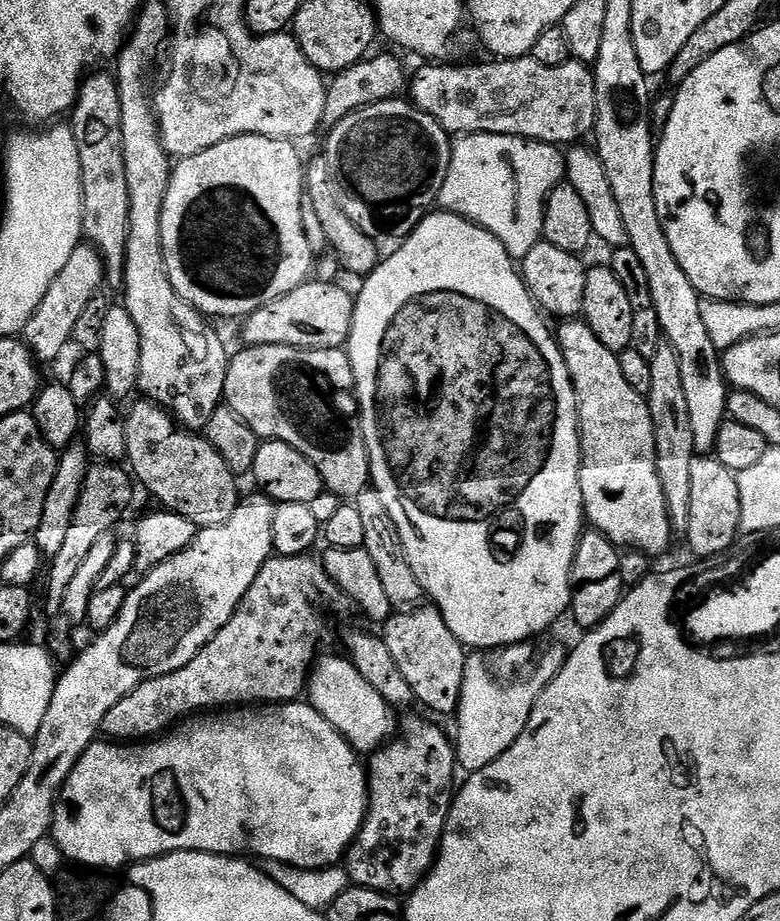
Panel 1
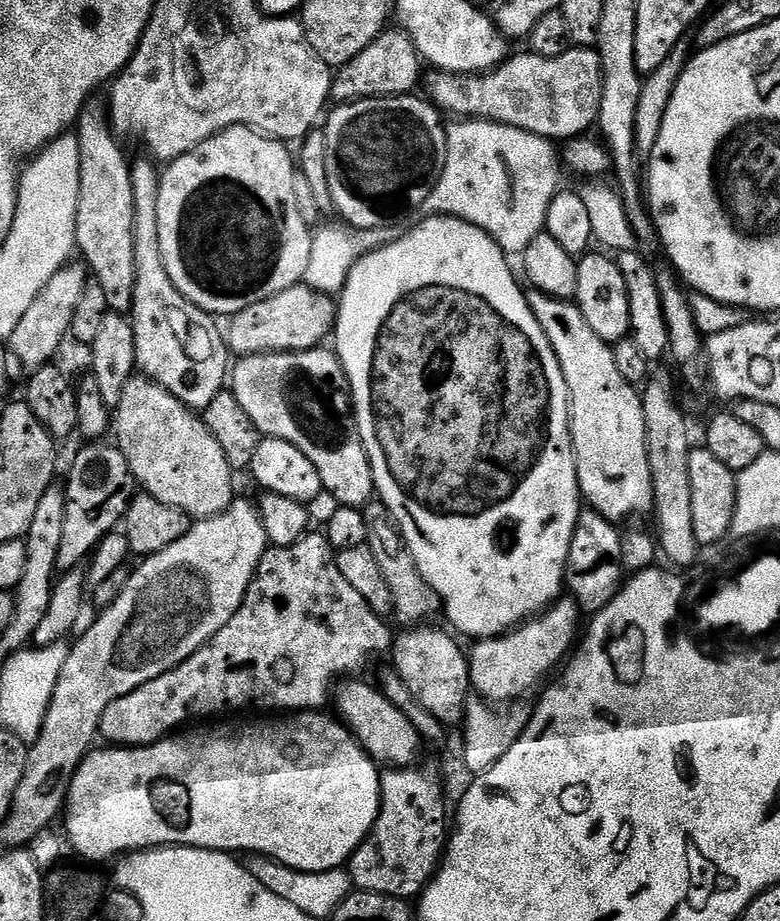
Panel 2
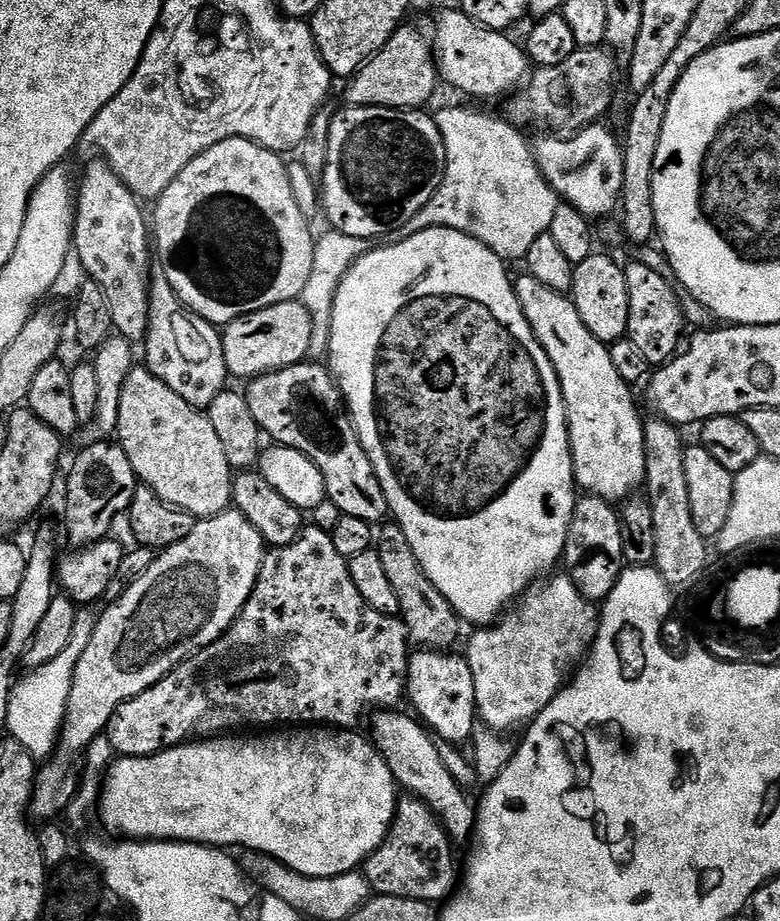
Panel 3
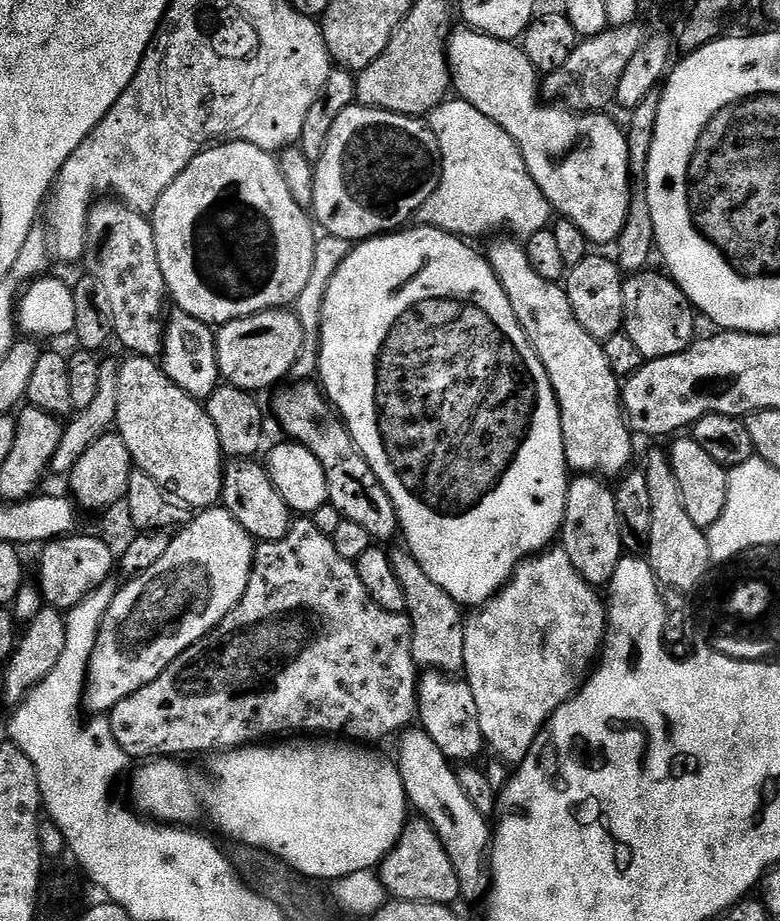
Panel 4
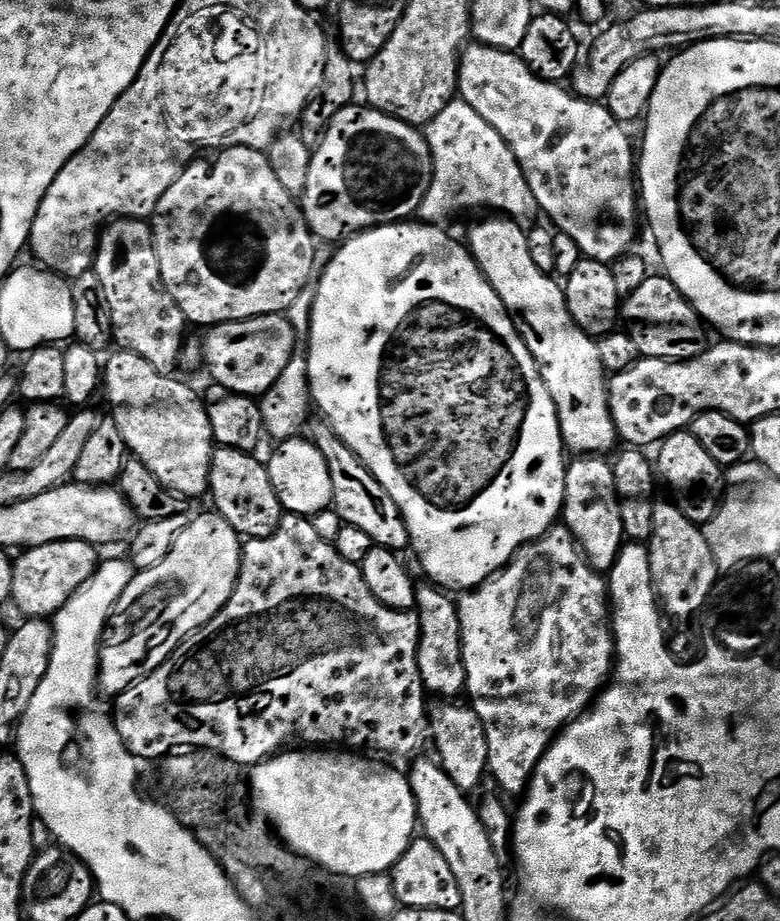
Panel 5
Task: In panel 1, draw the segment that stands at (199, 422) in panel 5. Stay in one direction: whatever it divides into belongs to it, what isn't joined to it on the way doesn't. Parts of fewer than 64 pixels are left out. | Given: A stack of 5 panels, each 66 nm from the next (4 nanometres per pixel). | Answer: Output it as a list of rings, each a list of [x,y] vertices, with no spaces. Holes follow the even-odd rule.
[[[140,398],[132,409],[127,409],[124,425],[128,451],[127,467],[131,475],[139,483],[141,481],[143,486],[161,503],[159,504],[161,507],[189,518],[199,529],[213,528],[230,520],[240,501],[237,486],[239,483],[230,470],[230,466],[222,462],[222,454],[218,454],[218,450],[214,450],[214,446],[210,446],[210,442],[204,439],[203,435],[177,424],[172,413],[164,411],[159,404],[153,404],[147,398]]]

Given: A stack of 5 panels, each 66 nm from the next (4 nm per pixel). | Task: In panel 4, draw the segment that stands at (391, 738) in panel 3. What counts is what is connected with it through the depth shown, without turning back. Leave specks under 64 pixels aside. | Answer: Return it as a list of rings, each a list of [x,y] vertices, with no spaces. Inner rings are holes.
[[[408,730],[399,737],[400,753],[394,756],[396,769],[400,771],[402,786],[408,796],[408,803],[416,808],[419,815],[438,834],[442,846],[446,846],[446,854],[450,854],[450,862],[454,862],[454,870],[460,879],[460,895],[466,901],[483,901],[490,887],[490,824],[485,816],[474,810],[470,798],[462,791],[456,777],[453,761],[447,760],[438,750],[434,738],[430,738],[423,730]]]

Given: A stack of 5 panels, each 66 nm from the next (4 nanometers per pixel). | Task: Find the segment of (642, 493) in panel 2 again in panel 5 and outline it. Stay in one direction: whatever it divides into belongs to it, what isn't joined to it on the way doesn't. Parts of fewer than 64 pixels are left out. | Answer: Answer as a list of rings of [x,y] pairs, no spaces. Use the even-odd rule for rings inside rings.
[[[511,218],[488,219],[492,220],[480,220],[469,230],[466,247],[476,259],[476,265],[482,270],[490,286],[494,286],[498,298],[502,298],[506,310],[512,316],[514,326],[520,331],[521,338],[526,342],[542,374],[542,382],[546,382],[546,390],[550,390],[550,398],[554,398],[554,410],[558,414],[558,426],[564,439],[565,449],[576,458],[603,457],[608,454],[604,452],[610,451],[615,444],[618,444],[618,437],[608,401],[609,377],[605,373],[602,361],[598,358],[596,340],[586,335],[576,325],[574,318],[570,318],[561,281],[553,278],[549,273],[538,270],[534,258],[530,258],[528,232],[520,229],[523,227]]]

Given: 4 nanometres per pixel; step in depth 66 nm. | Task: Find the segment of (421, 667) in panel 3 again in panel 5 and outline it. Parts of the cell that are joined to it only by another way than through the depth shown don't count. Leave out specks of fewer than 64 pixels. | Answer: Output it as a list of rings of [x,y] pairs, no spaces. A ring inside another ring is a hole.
[[[436,702],[430,708],[430,740],[436,743],[435,755],[444,773],[466,794],[483,782],[488,772],[488,743],[482,718],[464,702]]]

